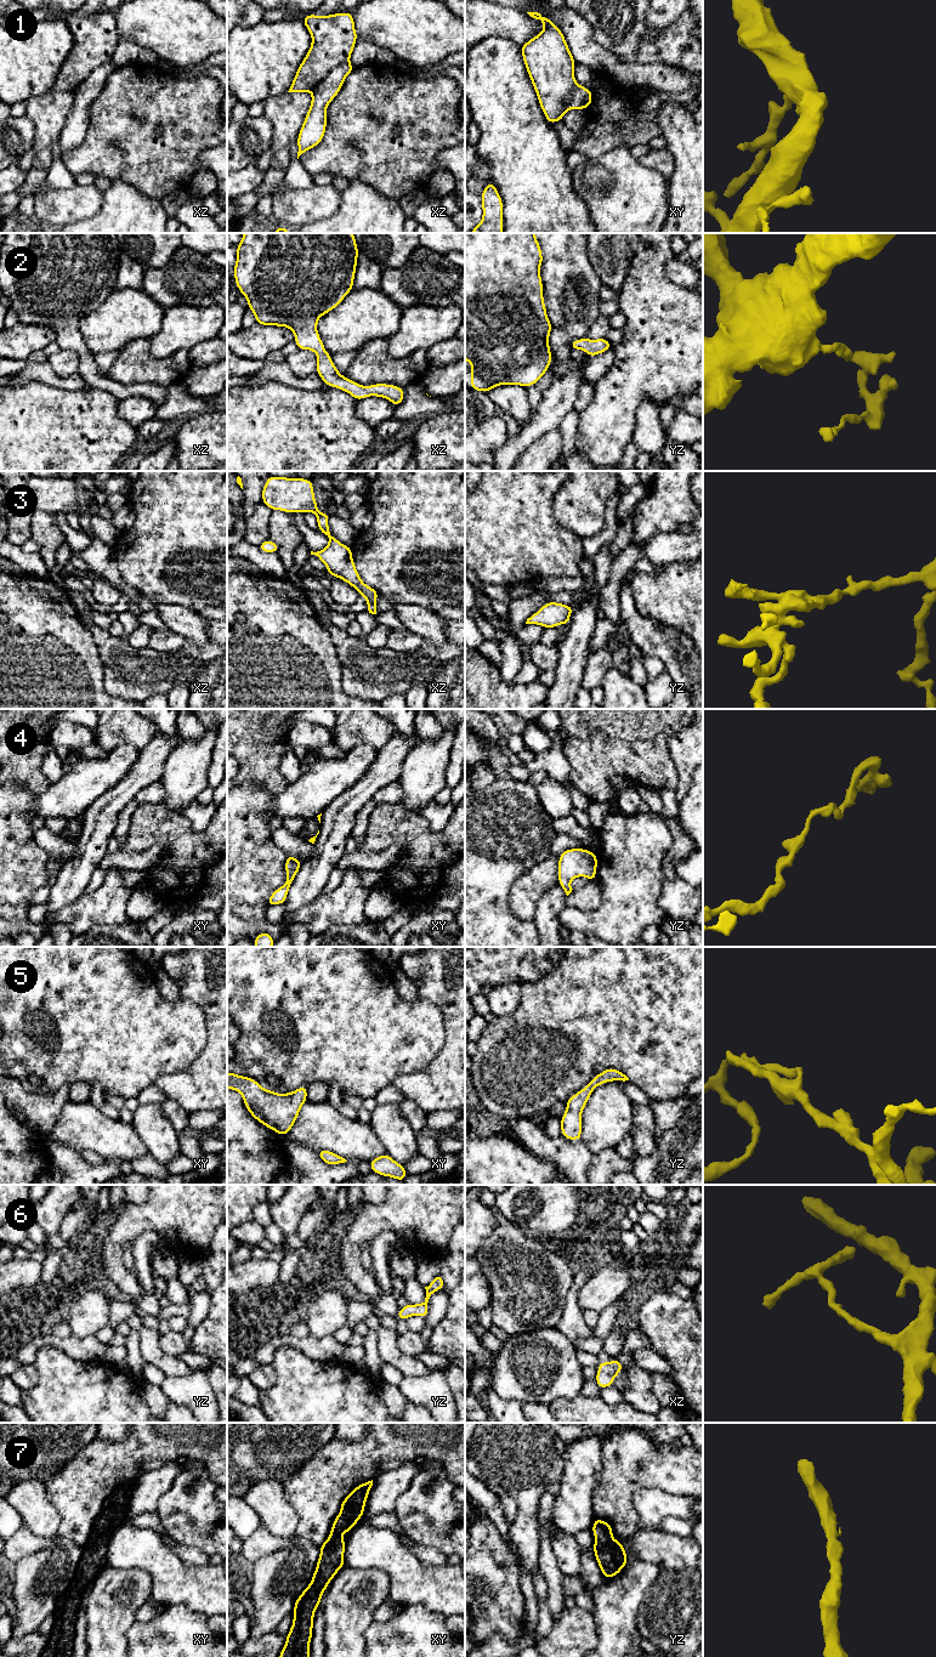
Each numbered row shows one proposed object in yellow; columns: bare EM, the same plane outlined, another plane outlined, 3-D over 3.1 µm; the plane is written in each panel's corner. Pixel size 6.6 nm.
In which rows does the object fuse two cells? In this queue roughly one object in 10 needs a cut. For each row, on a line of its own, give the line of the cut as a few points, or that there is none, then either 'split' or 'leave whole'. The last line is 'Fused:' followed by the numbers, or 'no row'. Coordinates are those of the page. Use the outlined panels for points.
1: no cut | leave whole
2: no cut | leave whole
3: no cut | leave whole
4: no cut | leave whole
5: no cut | leave whole
6: no cut | leave whole
7: no cut | leave whole
Fused: no row

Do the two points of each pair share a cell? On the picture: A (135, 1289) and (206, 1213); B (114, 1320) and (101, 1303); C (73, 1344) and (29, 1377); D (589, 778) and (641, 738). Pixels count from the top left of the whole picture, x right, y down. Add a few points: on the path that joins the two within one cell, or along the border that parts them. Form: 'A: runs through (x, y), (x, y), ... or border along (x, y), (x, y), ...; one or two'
A: runs through (115, 1255), (115, 1243), (141, 1218), (172, 1213); one
B: border along (115, 1294), (111, 1301), (107, 1324); two
C: border along (33, 1363), (18, 1366); two
D: runs through (602, 765), (628, 739); one

